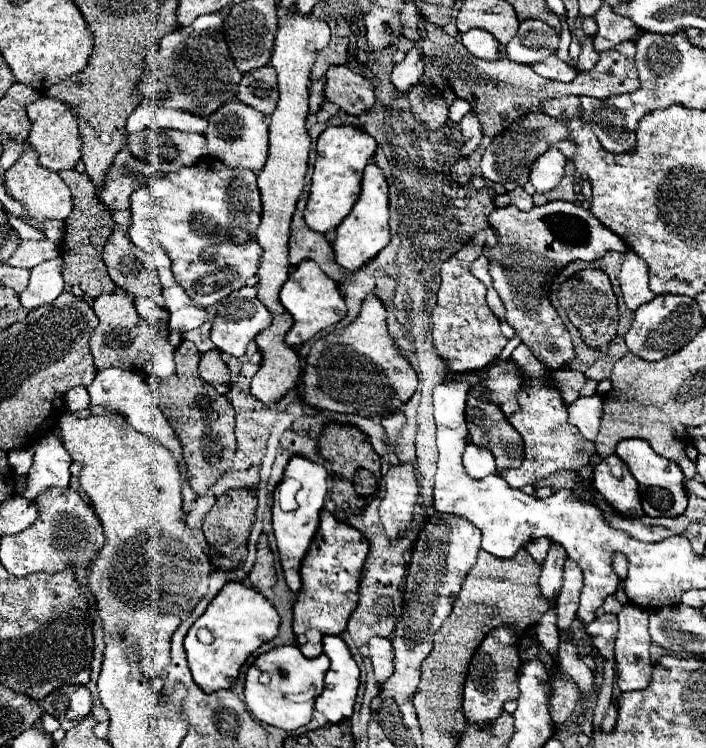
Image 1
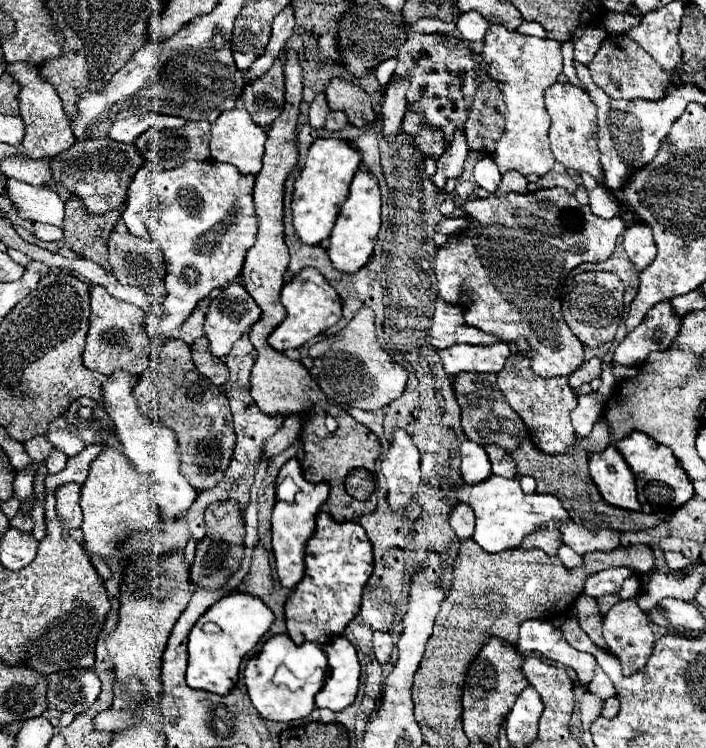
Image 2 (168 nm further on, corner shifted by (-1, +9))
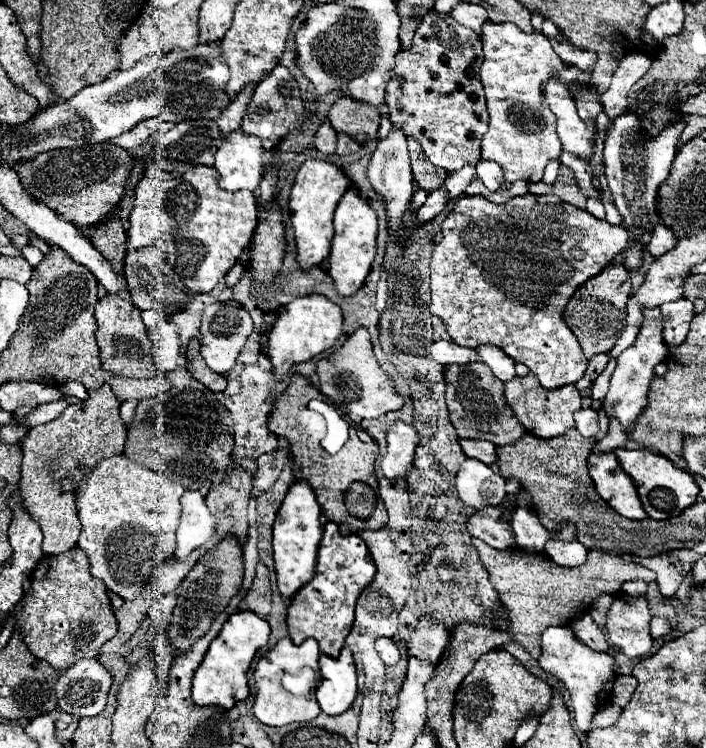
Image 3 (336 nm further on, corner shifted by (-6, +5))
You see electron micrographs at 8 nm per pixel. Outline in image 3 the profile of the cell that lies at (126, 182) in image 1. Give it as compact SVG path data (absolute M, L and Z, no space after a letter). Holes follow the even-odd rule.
M95 143L77 149L53 149L33 157L31 161L17 163L13 169L27 195L81 229L103 221L107 211L123 199L123 187L127 183L127 175L131 173L131 159L133 157L121 147Z

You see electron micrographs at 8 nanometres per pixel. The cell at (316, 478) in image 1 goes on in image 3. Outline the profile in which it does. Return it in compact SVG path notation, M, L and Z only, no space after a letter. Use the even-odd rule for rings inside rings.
M307 481L293 483L273 523L273 559L277 573L277 589L281 597L293 597L315 575L317 549L323 537L323 527L319 519L321 519L321 507L309 483Z

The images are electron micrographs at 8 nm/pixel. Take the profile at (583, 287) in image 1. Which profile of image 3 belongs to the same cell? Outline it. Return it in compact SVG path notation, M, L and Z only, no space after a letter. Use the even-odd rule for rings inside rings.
M615 263L615 265L609 265L597 277L589 279L585 285L581 285L569 299L569 303L563 311L563 317L569 325L569 329L575 333L575 337L583 349L583 355L587 359L591 359L597 353L611 351L611 347L619 339L619 331L623 331L623 319L627 315L625 309L627 309L629 291L631 291L629 273L623 265Z

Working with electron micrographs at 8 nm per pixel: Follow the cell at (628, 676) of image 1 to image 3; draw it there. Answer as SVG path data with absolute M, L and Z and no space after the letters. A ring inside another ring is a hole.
M621 591L607 613L607 641L629 657L643 657L653 645L649 635L651 619L653 613L645 595L631 597Z

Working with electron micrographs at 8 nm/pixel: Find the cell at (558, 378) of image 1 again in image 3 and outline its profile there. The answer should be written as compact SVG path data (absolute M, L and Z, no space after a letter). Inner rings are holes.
M599 353L599 355L591 357L591 359L589 359L589 367L587 367L587 371L585 371L585 377L583 377L579 383L575 383L577 389L583 391L583 389L591 387L591 383L597 379L597 375L605 369L607 361L609 361L609 355L607 355L607 353Z

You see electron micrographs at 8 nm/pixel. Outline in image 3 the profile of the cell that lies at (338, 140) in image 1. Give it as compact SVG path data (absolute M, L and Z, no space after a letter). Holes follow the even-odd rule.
M307 159L301 169L297 171L291 197L289 197L289 213L291 213L291 227L295 233L297 245L297 263L301 271L309 271L311 267L323 263L329 257L329 243L333 239L333 213L337 209L339 199L351 187L349 177L331 163Z

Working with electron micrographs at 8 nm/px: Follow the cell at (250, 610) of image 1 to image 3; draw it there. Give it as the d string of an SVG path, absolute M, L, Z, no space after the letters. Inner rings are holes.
M237 611L227 619L221 633L213 639L209 645L209 651L205 659L201 661L199 669L193 677L193 701L199 707L217 705L223 709L231 709L235 703L249 697L249 683L247 683L247 671L251 667L251 661L257 653L257 649L265 647L269 641L269 623L255 615L253 611Z

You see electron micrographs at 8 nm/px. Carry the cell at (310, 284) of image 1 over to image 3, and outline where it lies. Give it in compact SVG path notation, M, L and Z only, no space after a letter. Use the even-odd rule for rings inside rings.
M307 295L303 299L293 299L289 305L281 307L277 321L267 335L267 357L271 359L271 371L275 381L285 379L289 369L297 363L309 361L315 355L331 349L339 335L343 333L343 315L335 303L323 299L321 295Z

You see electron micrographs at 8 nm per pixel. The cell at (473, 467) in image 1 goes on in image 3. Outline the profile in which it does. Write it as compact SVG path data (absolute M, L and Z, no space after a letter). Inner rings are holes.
M465 459L461 463L455 485L457 497L473 509L501 505L507 495L505 479L499 473L495 473L489 465L477 459Z

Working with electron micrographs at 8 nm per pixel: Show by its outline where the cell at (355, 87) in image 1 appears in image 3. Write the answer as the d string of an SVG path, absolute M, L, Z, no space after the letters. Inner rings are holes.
M339 97L337 103L329 111L329 123L331 123L331 127L337 133L349 135L357 143L365 143L369 139L375 139L377 137L377 129L379 129L379 121L381 121L381 115L379 115L377 107L367 107L365 103L353 103L353 99Z

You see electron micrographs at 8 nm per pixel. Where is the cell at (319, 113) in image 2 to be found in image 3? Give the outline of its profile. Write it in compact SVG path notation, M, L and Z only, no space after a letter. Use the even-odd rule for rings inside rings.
M323 123L319 127L319 131L315 133L315 149L319 149L323 155L333 155L335 153L335 145L337 145L335 131L331 131L329 123Z

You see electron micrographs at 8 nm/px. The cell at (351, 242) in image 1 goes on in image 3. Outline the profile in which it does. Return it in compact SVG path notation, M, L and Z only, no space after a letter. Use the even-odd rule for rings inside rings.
M351 187L337 205L335 211L335 235L331 241L331 255L329 255L329 275L339 295L349 297L353 295L365 281L371 261L375 257L375 237L377 237L377 215L369 207L369 203Z

